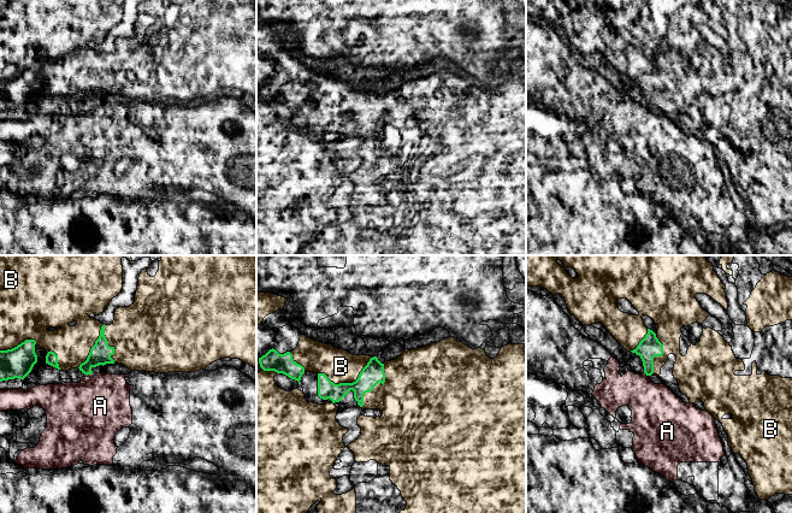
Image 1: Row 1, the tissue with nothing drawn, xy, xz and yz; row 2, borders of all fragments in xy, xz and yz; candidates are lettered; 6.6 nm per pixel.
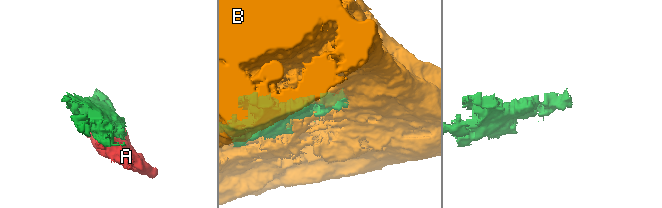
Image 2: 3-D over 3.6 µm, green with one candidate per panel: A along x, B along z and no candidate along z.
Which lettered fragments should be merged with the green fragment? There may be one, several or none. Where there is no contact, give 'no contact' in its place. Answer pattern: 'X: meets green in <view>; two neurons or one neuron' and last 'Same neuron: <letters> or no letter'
A: meets green in yz; two neurons
B: meets green in xy; one neuron
Same neuron: B

